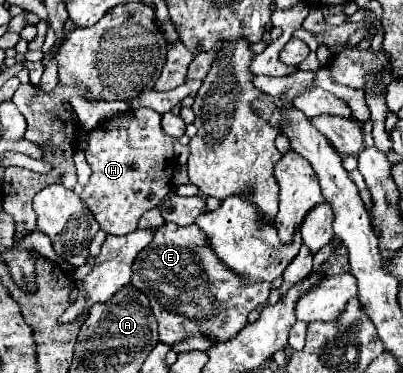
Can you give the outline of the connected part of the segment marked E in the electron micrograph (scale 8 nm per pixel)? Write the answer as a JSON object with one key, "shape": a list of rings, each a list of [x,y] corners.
{"shape":[[[164,223],[156,231],[154,241],[138,253],[132,269],[134,275],[130,283],[148,295],[152,313],[158,319],[160,341],[166,345],[196,335],[208,337],[214,343],[232,339],[248,325],[248,313],[268,301],[272,287],[268,281],[240,277],[220,263],[196,223],[188,227]]]}

